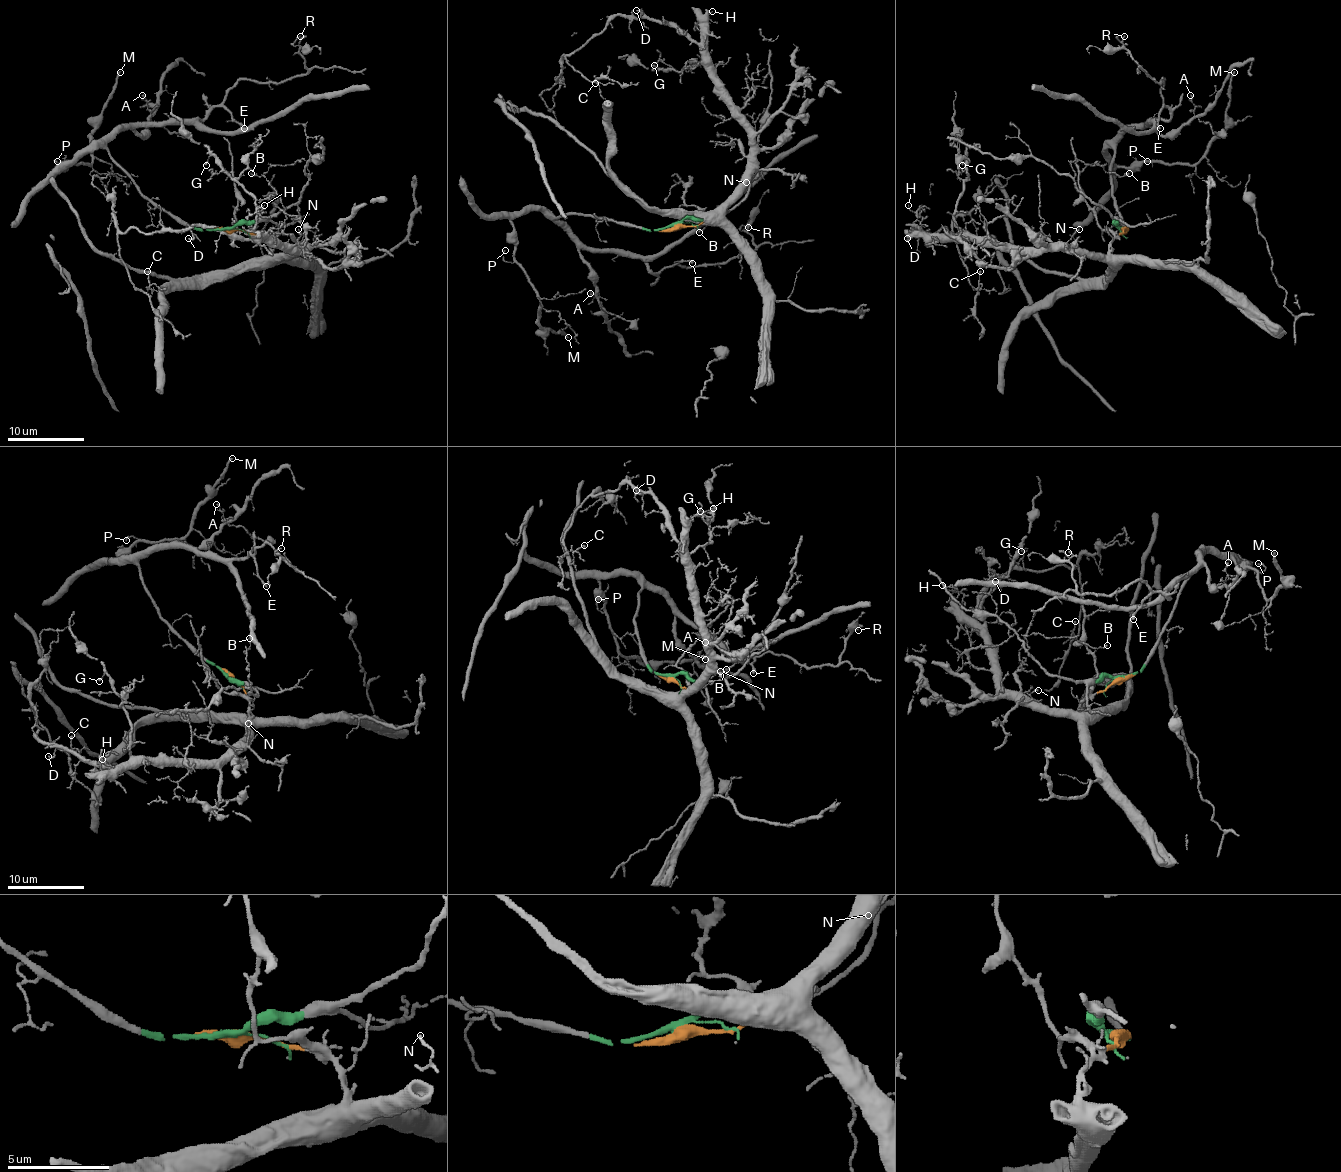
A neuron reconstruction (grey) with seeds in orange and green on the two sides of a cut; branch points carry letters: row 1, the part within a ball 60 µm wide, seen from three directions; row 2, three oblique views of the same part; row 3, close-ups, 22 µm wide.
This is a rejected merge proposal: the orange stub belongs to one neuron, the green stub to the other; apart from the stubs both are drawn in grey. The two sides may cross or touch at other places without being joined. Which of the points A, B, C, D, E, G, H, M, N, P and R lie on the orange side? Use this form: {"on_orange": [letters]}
{"on_orange": ["C", "D", "G", "H", "N"]}

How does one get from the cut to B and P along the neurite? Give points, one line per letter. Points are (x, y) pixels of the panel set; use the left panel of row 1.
B: (225, 228), (267, 221), (285, 211), (306, 186), (307, 163), (296, 159), (273, 165), (260, 177), (250, 173)
P: (225, 228), (197, 230), (177, 222), (143, 194), (107, 150), (80, 150), (65, 167), (67, 161), (57, 161)

